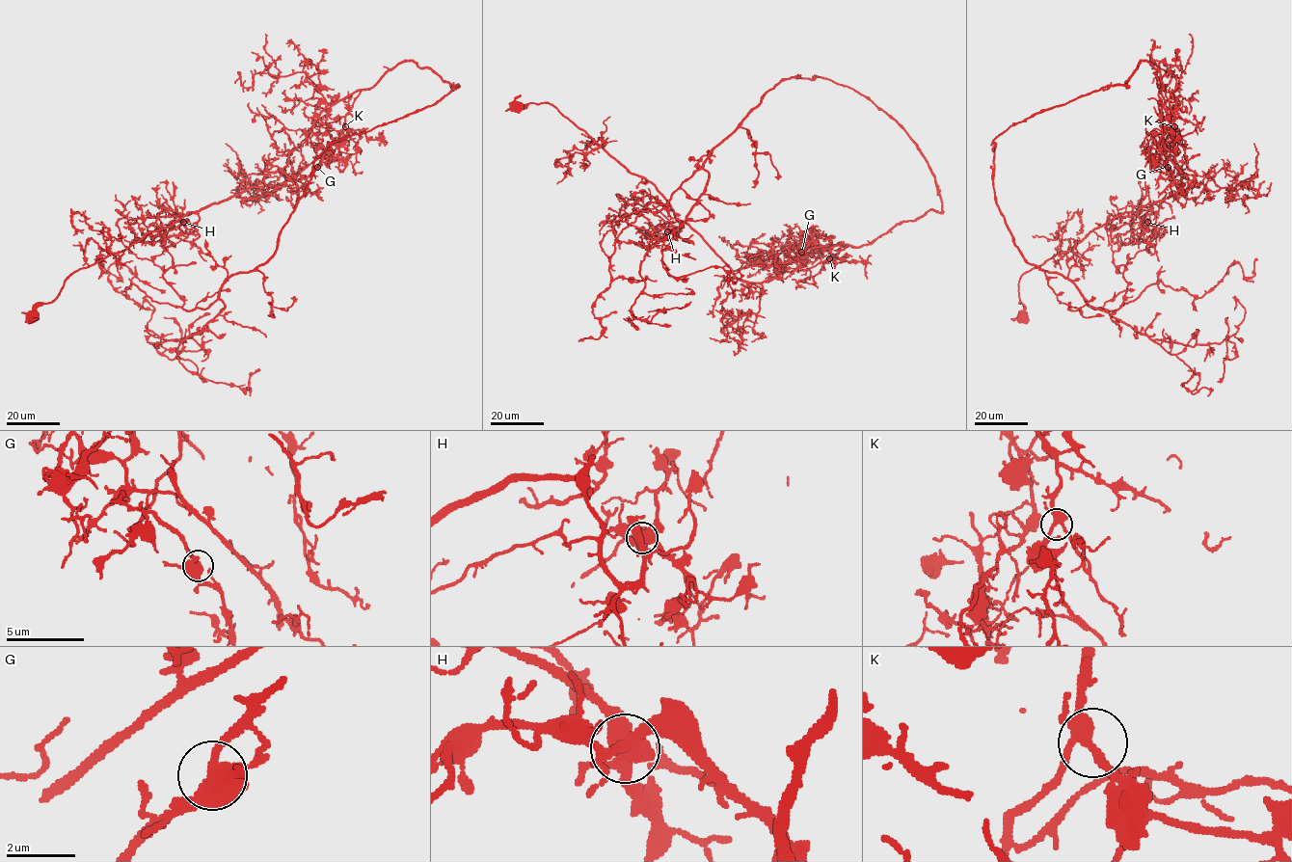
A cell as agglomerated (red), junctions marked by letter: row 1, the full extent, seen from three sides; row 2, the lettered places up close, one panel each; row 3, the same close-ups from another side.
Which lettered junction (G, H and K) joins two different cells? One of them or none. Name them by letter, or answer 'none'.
G

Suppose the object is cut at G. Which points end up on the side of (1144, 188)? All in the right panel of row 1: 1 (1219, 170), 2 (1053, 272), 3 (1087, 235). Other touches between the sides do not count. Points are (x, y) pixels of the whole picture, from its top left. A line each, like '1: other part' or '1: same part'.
1: same part
2: other part
3: same part

